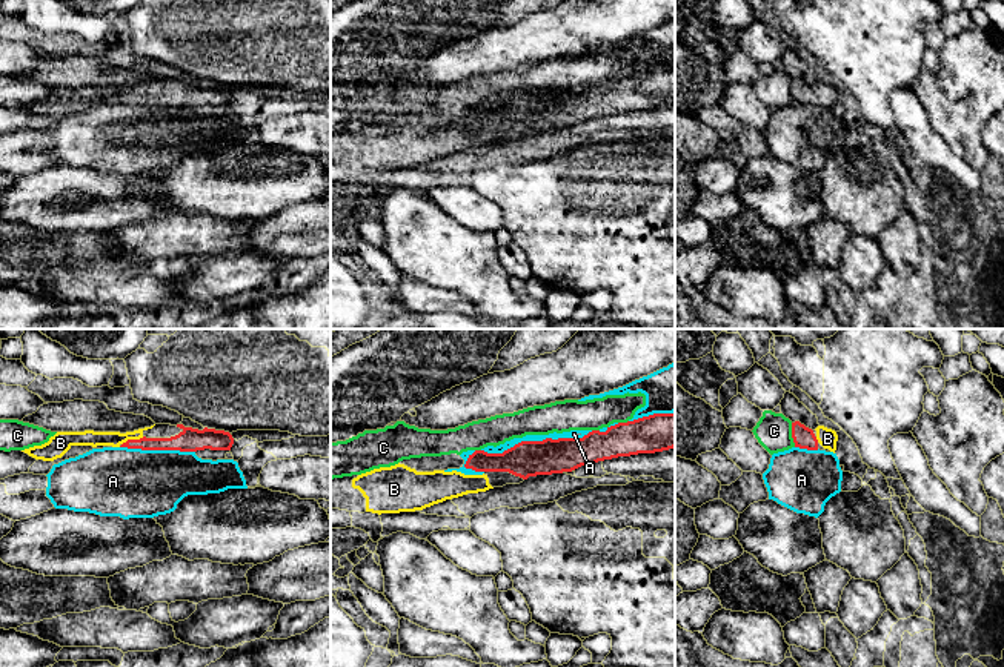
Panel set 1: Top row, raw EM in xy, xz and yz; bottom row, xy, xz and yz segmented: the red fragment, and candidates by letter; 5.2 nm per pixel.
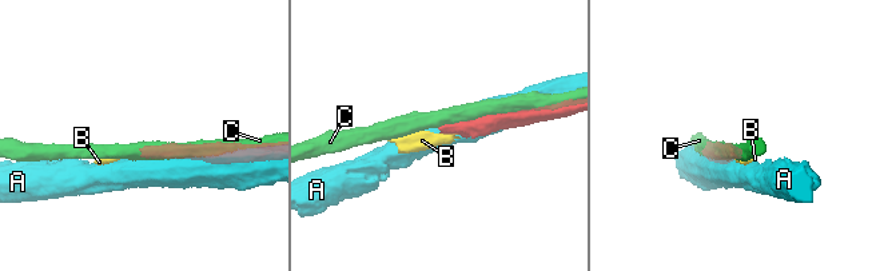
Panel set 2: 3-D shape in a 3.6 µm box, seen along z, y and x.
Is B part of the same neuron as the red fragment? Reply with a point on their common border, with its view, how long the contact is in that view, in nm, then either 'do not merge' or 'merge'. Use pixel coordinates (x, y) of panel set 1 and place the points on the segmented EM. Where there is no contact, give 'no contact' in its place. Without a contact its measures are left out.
xy (131, 440) | 140 nm | merge

